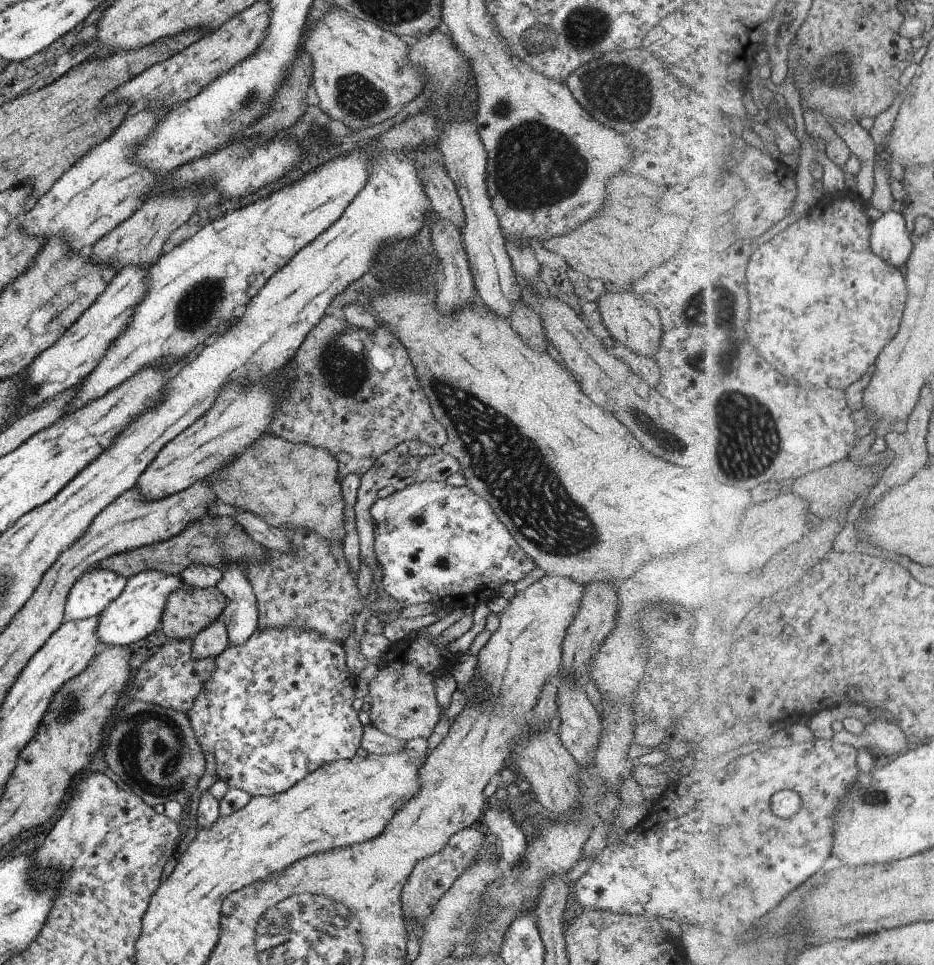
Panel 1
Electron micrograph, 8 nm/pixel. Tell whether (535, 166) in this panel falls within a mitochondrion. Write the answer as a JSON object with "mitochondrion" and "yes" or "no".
{"mitochondrion":"yes"}

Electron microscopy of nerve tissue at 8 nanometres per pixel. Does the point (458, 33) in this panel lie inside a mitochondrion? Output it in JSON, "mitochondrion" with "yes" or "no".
{"mitochondrion":"no"}

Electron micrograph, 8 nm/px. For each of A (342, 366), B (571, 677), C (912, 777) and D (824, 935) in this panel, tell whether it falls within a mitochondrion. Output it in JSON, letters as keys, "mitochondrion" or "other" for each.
{"A":"mitochondrion","B":"other","C":"other","D":"other"}

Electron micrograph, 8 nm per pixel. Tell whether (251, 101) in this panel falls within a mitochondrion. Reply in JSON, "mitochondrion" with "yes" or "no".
{"mitochondrion":"yes"}

